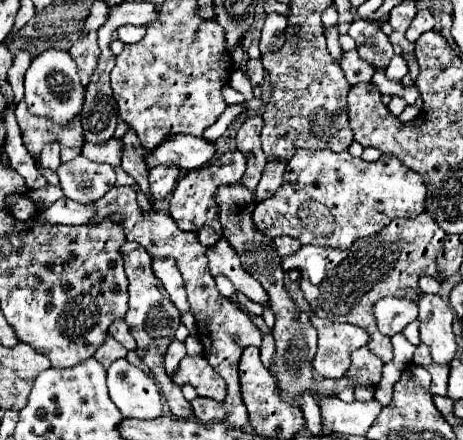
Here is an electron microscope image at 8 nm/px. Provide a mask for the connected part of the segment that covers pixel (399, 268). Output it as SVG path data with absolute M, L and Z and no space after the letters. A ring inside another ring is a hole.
M421 213L419 217L407 221L391 221L387 229L379 231L375 237L363 237L351 245L351 249L331 249L331 247L315 247L303 245L291 257L283 257L283 269L299 269L307 293L311 293L313 301L309 301L311 309L331 321L345 321L367 329L371 335L369 349L383 361L391 361L393 349L389 337L381 335L375 325L373 305L381 297L407 297L411 301L419 301L419 279L423 275L439 279L439 269L435 263L437 251L443 247L445 233L435 225L435 219L429 213ZM309 285L309 287L307 287ZM321 287L327 287L329 293Z

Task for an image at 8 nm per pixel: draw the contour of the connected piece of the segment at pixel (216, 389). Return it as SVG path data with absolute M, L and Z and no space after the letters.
M203 355L183 357L171 379L179 387L183 385L195 387L199 397L209 397L219 403L225 399L225 381L219 377L219 373L215 373L215 369L207 363Z

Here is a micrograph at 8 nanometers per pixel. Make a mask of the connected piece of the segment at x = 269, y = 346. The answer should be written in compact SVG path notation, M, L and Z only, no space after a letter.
M263 335L262 336L262 345L260 349L260 358L264 367L269 369L271 366L271 359L275 354L275 341L273 336L271 335Z

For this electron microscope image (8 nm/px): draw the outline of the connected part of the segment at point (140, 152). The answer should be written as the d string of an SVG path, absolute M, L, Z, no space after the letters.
M129 129L125 133L125 137L121 139L125 143L125 149L123 149L123 163L121 167L137 181L137 185L141 187L141 191L145 193L145 197L149 201L151 199L151 193L149 193L149 181L147 181L147 163L143 161L143 157L147 157L147 151L141 147L139 139L135 137L135 133Z

